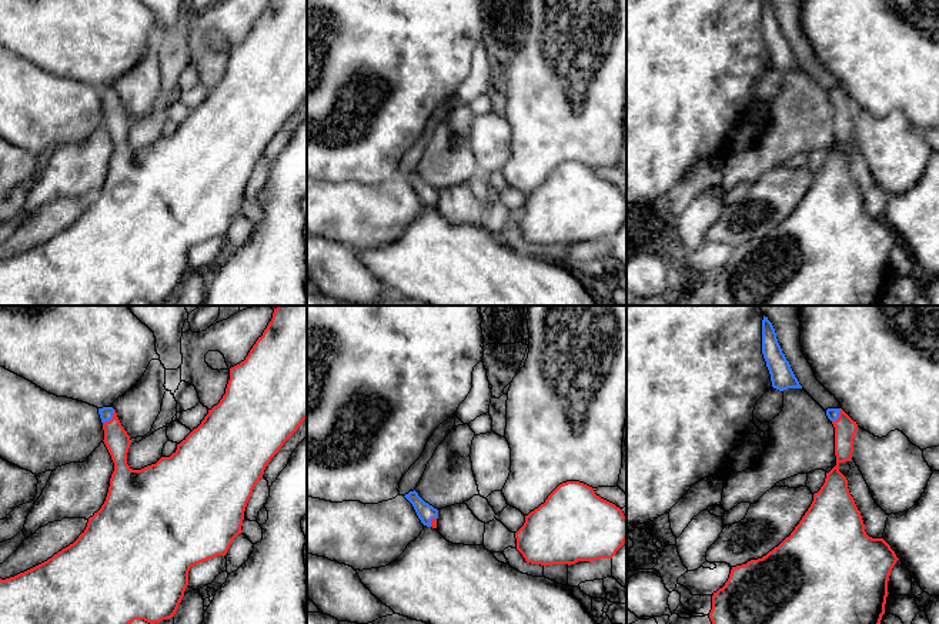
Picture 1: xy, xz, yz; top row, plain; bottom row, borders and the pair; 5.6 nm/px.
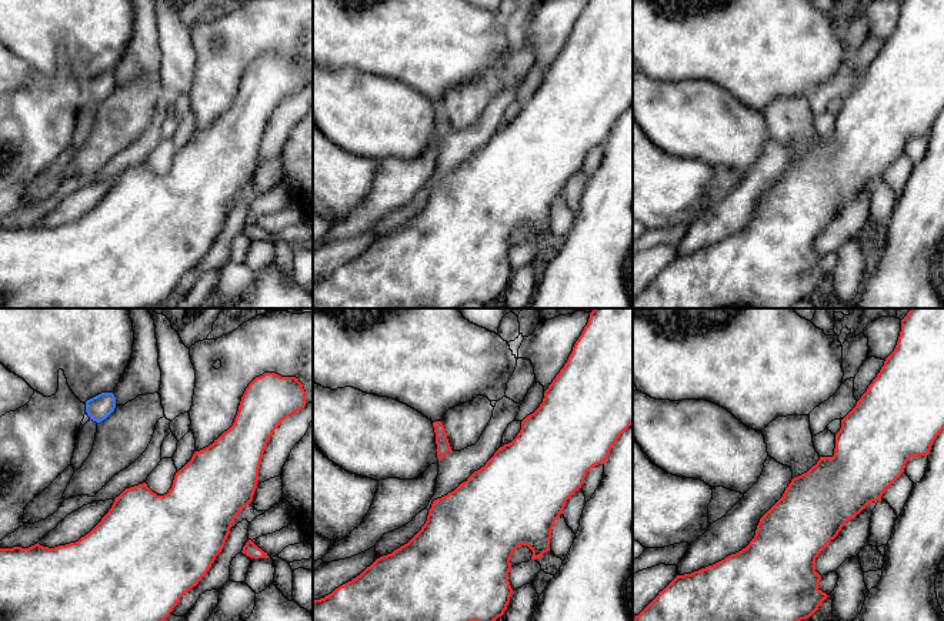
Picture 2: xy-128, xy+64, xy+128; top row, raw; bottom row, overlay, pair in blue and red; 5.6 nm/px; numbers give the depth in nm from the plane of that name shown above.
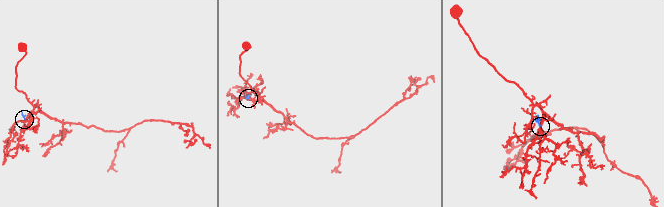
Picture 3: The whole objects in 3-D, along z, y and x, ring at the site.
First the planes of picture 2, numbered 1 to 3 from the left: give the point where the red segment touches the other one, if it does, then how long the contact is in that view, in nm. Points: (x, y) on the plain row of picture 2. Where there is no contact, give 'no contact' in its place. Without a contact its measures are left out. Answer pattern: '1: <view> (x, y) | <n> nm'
1: no contact
2: no contact
3: no contact

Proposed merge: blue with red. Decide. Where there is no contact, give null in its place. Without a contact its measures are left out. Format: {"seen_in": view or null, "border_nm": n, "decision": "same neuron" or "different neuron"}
{"seen_in": "xy", "border_nm": 100, "decision": "same neuron"}

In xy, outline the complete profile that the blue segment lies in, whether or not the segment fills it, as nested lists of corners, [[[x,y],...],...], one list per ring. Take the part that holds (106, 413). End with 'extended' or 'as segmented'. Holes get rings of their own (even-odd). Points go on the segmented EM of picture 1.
[[[278,306],[274,308],[271,321],[245,360],[230,368],[230,380],[220,403],[208,410],[201,424],[177,444],[177,450],[170,457],[161,457],[156,464],[141,470],[133,470],[127,464],[131,440],[121,426],[116,410],[113,407],[103,407],[98,408],[98,414],[104,430],[103,441],[114,463],[106,501],[101,508],[88,518],[86,530],[73,544],[24,573],[6,580],[0,578],[0,624],[130,624],[134,620],[156,624],[174,617],[188,585],[190,568],[217,555],[227,554],[233,540],[243,533],[241,525],[247,503],[255,484],[263,477],[265,467],[307,418],[307,306]]]; extended

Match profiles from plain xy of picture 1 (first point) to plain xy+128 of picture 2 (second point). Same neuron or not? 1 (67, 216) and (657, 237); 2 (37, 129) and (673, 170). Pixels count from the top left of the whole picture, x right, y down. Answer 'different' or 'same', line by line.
1: different
2: different

